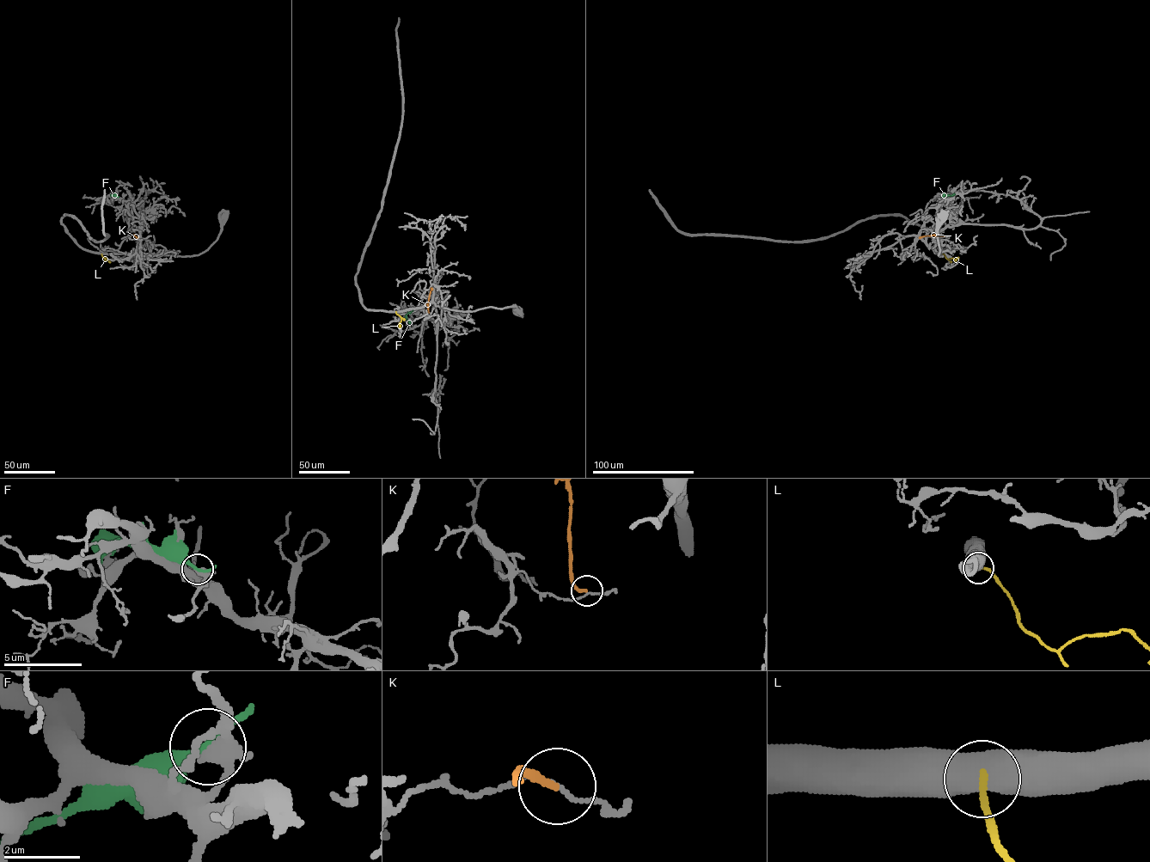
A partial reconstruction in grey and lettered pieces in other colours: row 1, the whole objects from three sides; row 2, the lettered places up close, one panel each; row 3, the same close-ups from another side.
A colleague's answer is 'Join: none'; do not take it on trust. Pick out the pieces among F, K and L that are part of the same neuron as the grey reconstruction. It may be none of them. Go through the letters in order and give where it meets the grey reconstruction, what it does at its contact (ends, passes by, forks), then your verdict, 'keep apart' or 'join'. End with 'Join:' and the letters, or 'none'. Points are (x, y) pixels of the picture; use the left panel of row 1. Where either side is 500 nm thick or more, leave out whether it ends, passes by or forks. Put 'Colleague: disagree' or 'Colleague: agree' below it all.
F: contact (117, 197); it passes by; keep apart
K: contact (135, 235); it ends; keep apart
L: contact (101, 253); keep apart
Join: none
Colleague: agree

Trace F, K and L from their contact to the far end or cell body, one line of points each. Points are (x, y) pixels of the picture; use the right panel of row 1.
F: (943, 197), (954, 193)
K: (944, 235), (919, 238)
L: (943, 253), (948, 259), (958, 257)

